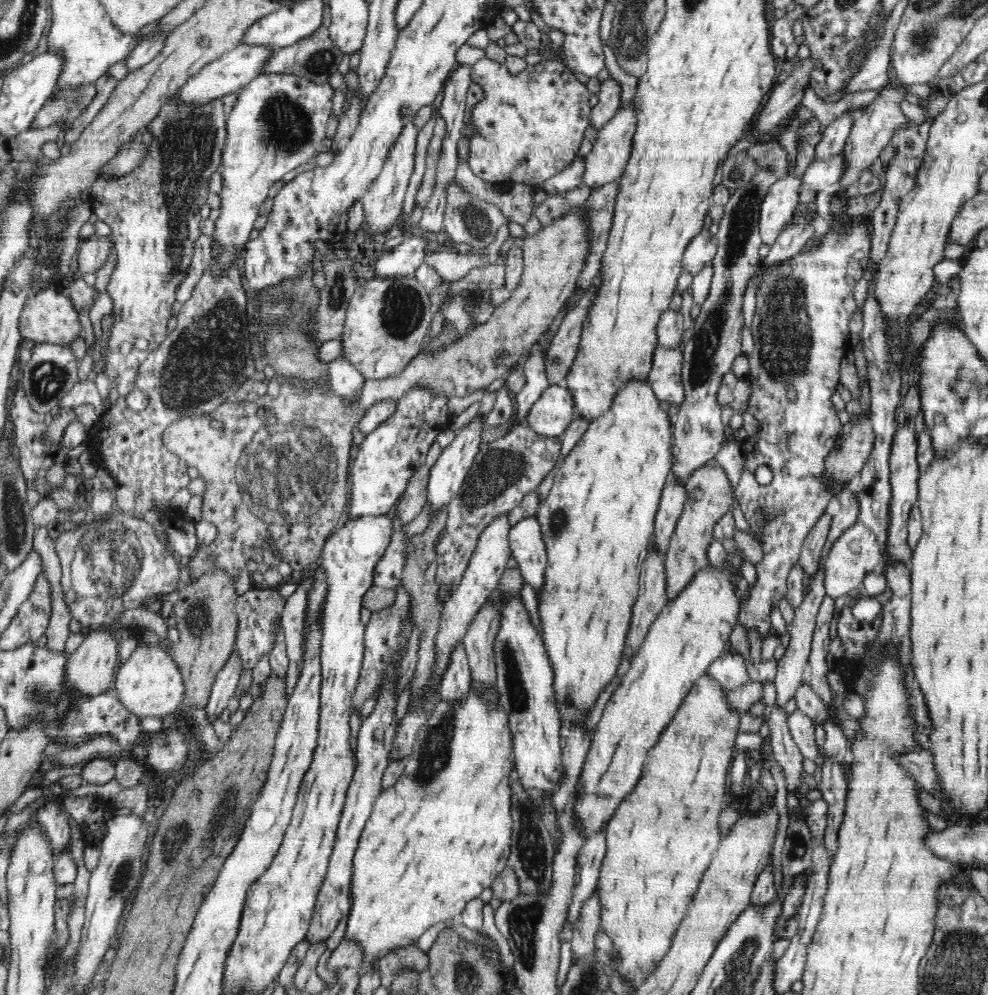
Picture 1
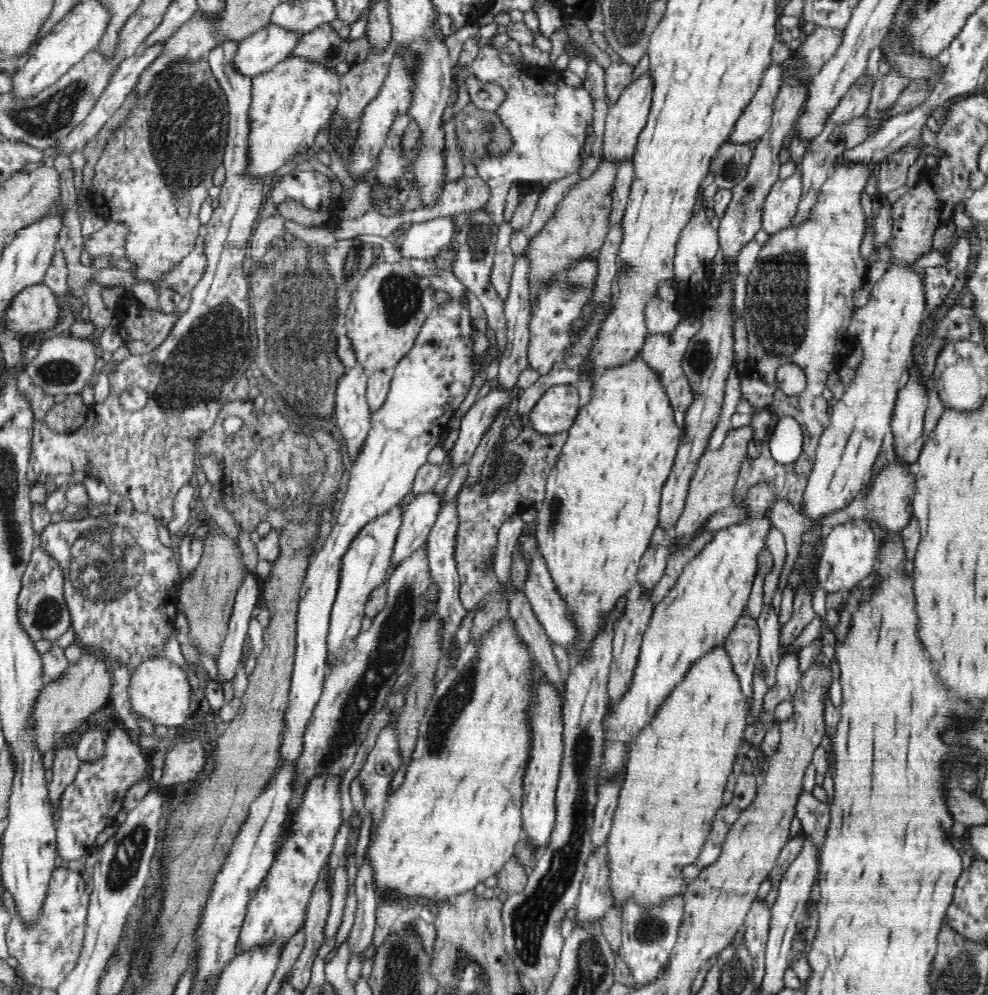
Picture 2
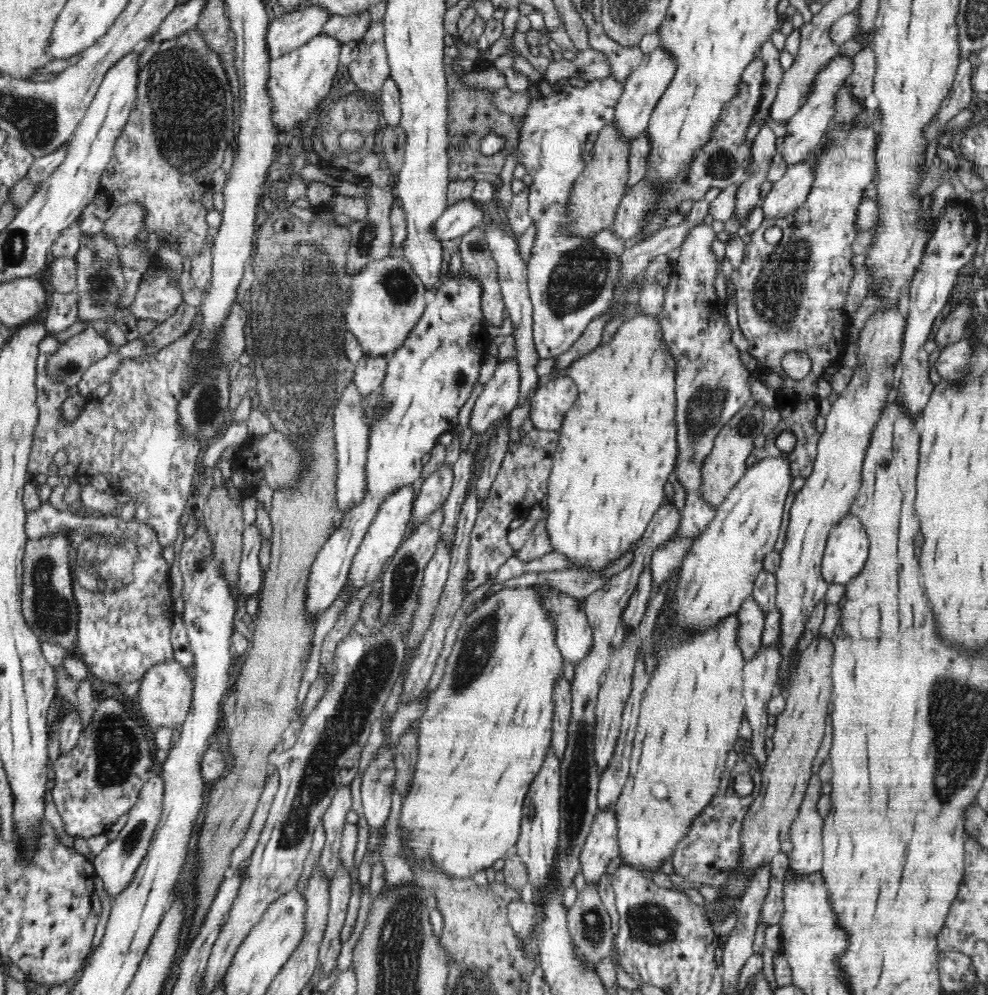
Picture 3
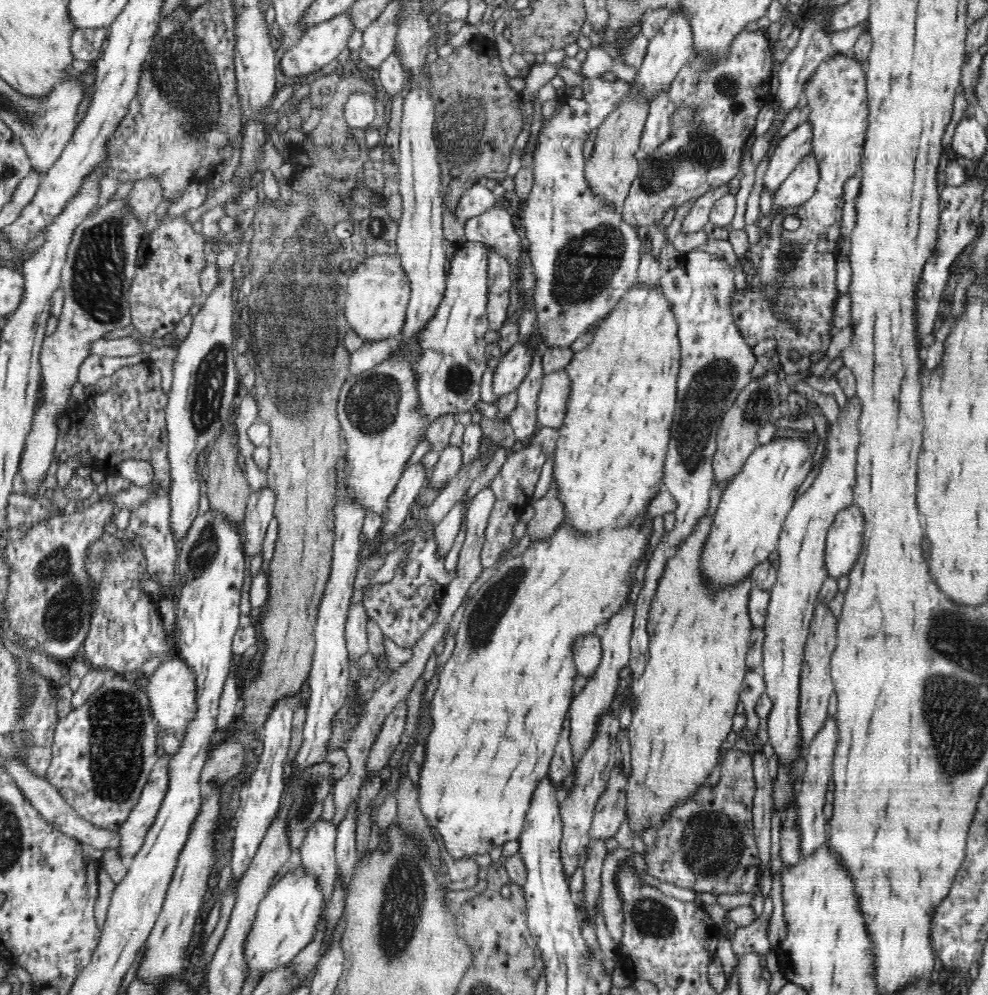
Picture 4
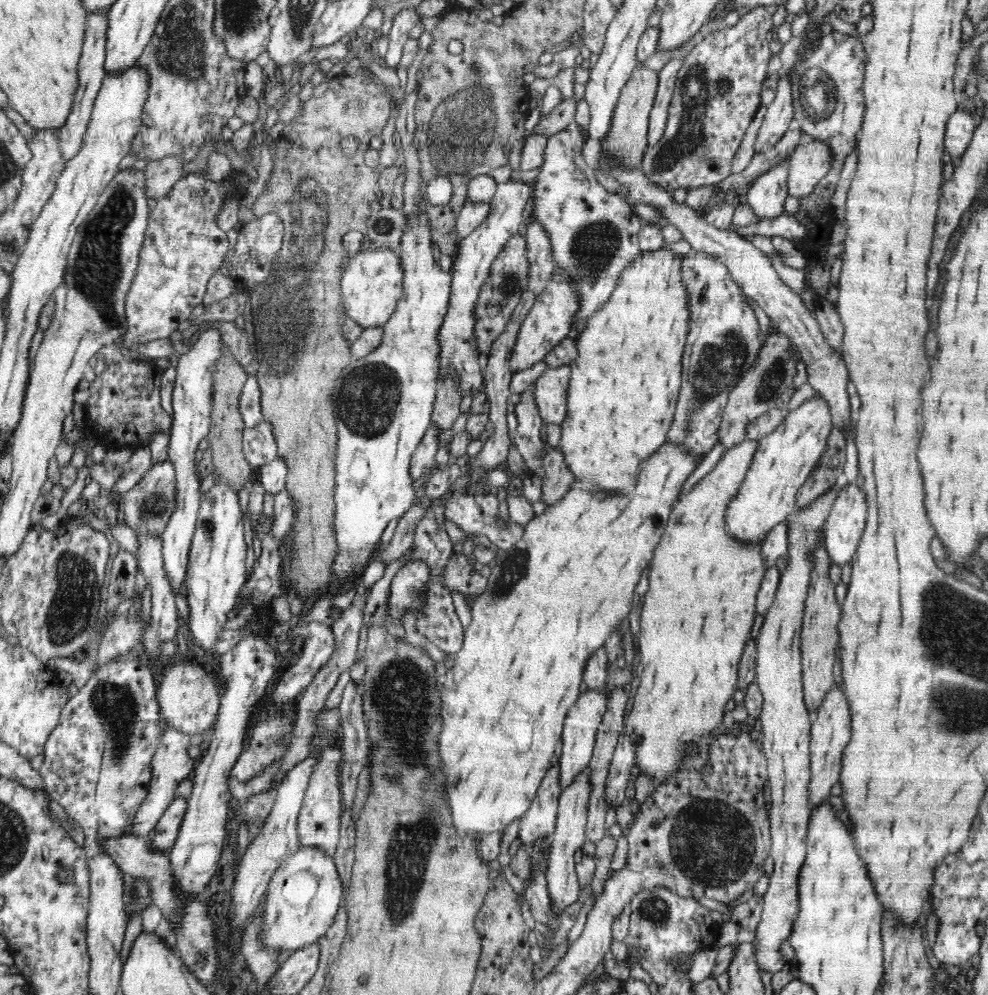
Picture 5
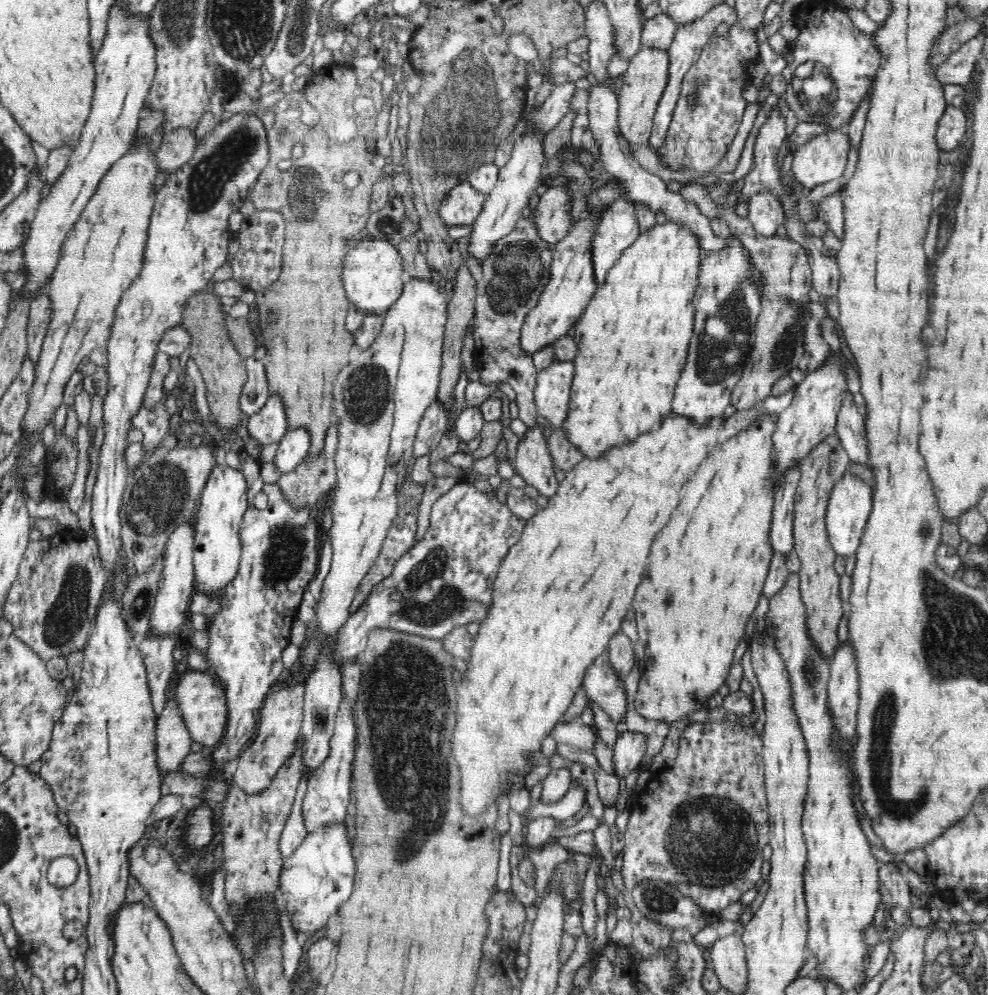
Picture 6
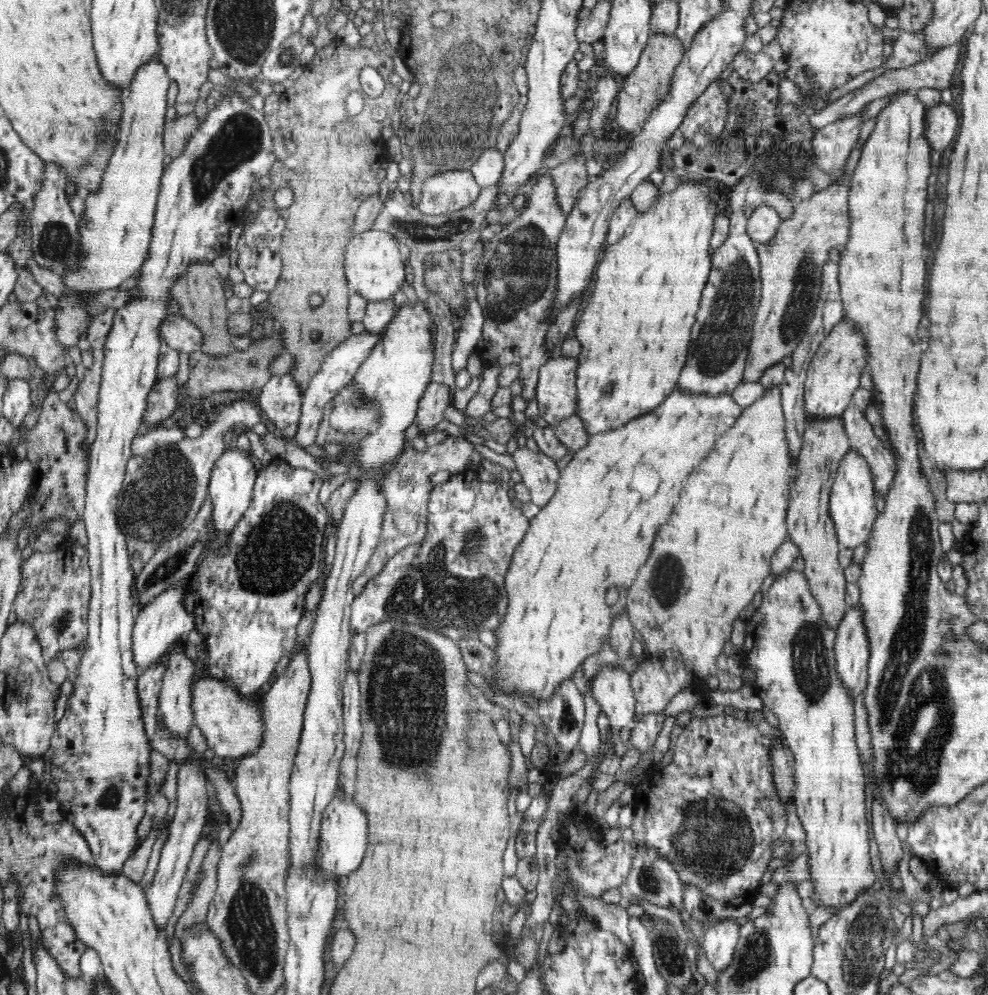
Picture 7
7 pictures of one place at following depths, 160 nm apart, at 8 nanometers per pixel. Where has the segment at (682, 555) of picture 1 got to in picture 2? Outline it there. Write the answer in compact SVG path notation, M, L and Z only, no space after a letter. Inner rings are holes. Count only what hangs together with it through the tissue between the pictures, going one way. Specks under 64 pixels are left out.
M752 425L733 428L726 432L720 448L704 451L690 482L685 508L682 510L681 518L673 531L675 537L679 540L676 551L694 542L704 530L704 522L708 518L712 518L715 512L734 505L735 485L739 477L739 471L746 466L748 459L747 446L752 439Z

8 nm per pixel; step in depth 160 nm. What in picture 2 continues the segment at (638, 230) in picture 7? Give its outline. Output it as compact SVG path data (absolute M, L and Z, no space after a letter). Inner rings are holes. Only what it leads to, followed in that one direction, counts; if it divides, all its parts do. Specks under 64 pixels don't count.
M641 352L639 355L634 355L634 358L630 360L630 362L604 369L601 374L596 375L591 390L590 402L582 406L572 426L567 430L566 442L560 451L556 466L554 466L554 469L547 478L544 501L536 507L538 510L538 523L535 535L539 544L539 550L547 562L548 570L552 575L552 580L556 585L558 593L566 602L566 613L570 615L572 623L574 623L576 629L578 629L578 640L576 640L572 646L566 646L564 649L566 649L567 653L567 649L574 648L578 660L585 657L587 652L591 649L593 638L598 633L601 633L605 625L603 624L603 618L607 617L607 614L616 608L618 598L627 596L630 590L637 585L635 578L639 569L641 556L646 552L654 530L657 528L658 518L660 516L662 488L672 473L681 436L681 430L676 425L676 420L674 420L674 409L670 404L670 397L668 397L668 393L666 393L666 387L664 387L664 384L660 381L658 373L654 373L654 369L648 366L648 363L642 359Z

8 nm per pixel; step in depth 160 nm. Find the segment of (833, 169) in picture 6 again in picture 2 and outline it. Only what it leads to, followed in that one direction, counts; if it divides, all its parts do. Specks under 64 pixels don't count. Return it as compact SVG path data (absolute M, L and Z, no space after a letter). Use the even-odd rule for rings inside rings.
M801 169L784 180L777 180L766 196L761 214L761 228L770 236L786 228L796 216L802 194Z

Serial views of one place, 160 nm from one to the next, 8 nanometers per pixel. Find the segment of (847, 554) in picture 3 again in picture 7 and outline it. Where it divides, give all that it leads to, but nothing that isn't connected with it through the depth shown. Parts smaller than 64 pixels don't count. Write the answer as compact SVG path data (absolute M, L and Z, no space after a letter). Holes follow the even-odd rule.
M849 449L848 454L840 462L829 497L830 517L836 528L839 548L855 549L869 540L877 518L874 493L875 487L869 463L862 454Z

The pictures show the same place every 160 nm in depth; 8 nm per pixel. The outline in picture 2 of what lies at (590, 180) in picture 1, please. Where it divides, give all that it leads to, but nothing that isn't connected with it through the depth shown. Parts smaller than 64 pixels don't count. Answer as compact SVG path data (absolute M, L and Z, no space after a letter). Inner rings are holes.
M650 73L641 74L629 85L626 85L625 89L621 92L621 97L608 107L601 159L614 161L616 168L624 159L632 157L635 153L637 138L646 127L649 116L650 104L652 102L652 88L654 88L652 84L654 84L654 81L652 81Z

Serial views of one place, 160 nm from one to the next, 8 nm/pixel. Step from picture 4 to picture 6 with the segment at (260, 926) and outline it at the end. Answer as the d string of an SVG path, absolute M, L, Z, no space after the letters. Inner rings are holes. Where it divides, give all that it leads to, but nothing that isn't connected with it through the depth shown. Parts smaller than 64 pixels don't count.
M336 823L307 833L293 854L283 858L279 888L286 901L288 919L302 940L320 930L352 894L356 874L352 848L346 823Z

